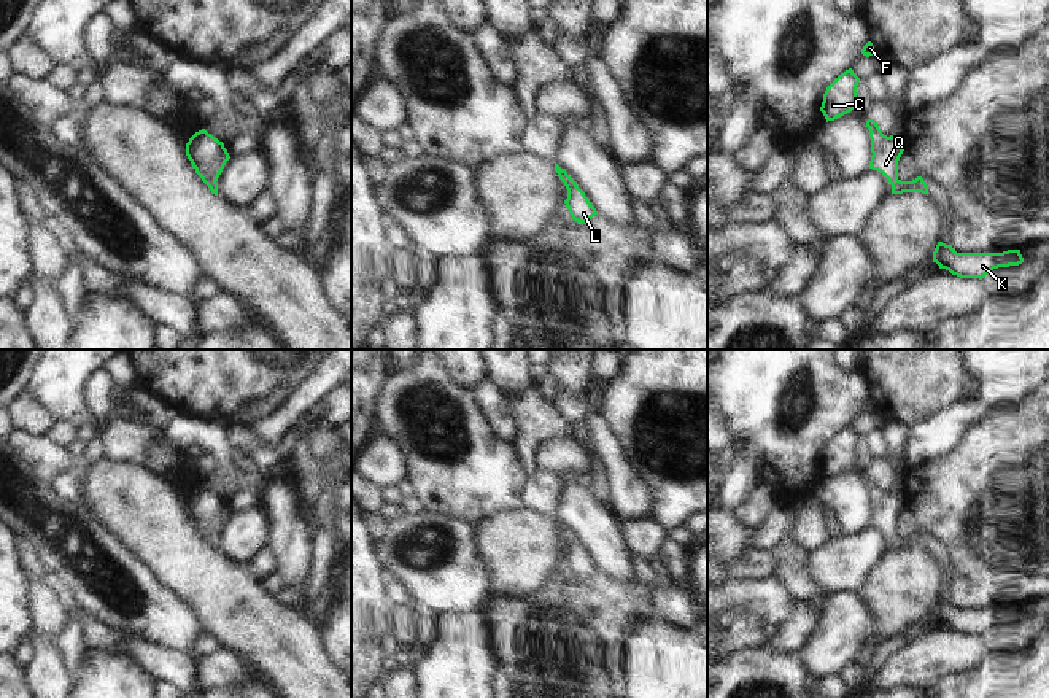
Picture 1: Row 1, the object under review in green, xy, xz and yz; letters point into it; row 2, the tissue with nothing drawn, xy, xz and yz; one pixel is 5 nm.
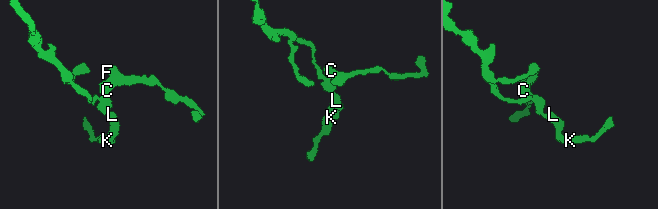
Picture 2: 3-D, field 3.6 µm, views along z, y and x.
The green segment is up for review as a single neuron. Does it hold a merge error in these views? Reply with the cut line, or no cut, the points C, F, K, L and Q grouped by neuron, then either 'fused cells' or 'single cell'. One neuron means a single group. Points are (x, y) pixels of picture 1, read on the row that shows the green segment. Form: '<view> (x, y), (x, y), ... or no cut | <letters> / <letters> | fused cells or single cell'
no cut | C F K L Q | single cell

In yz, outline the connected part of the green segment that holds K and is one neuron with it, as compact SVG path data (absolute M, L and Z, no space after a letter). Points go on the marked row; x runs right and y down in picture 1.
M938 242L933 251L933 262L960 278L982 280L993 269L1022 264L1024 258L1020 250L1003 253L957 253L952 245Z

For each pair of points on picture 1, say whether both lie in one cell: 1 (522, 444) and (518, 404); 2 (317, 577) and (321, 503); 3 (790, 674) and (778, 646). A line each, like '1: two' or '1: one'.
1: one
2: one
3: two

